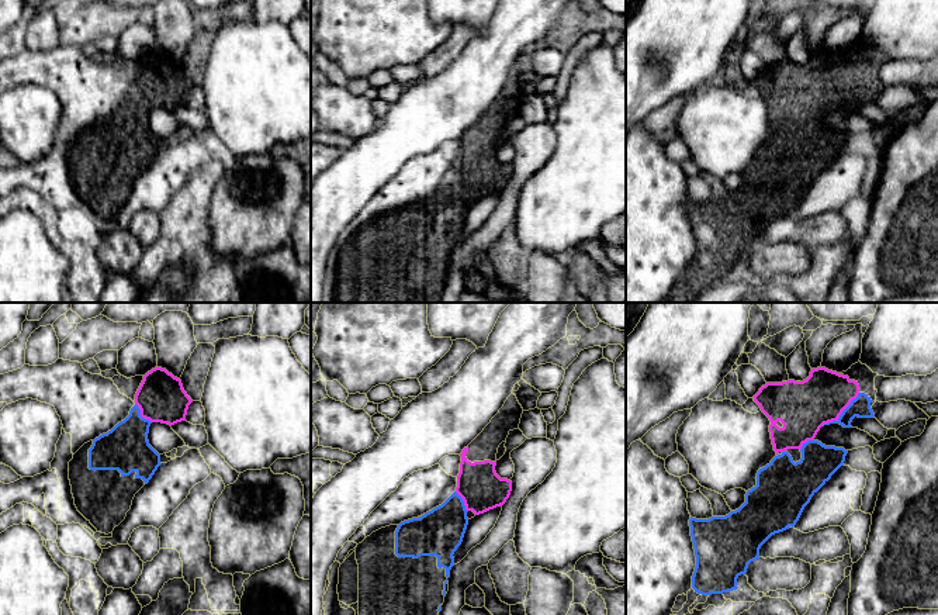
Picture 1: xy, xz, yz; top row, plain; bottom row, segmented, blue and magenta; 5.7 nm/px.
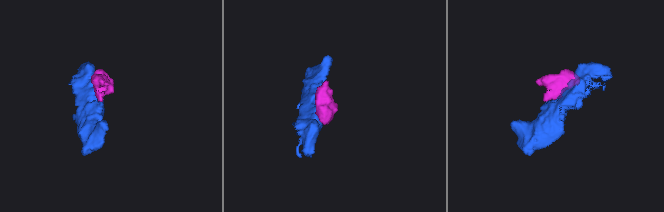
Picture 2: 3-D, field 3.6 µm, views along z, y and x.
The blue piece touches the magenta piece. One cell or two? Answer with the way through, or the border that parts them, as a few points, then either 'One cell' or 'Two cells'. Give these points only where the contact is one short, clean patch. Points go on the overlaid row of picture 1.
One cell

